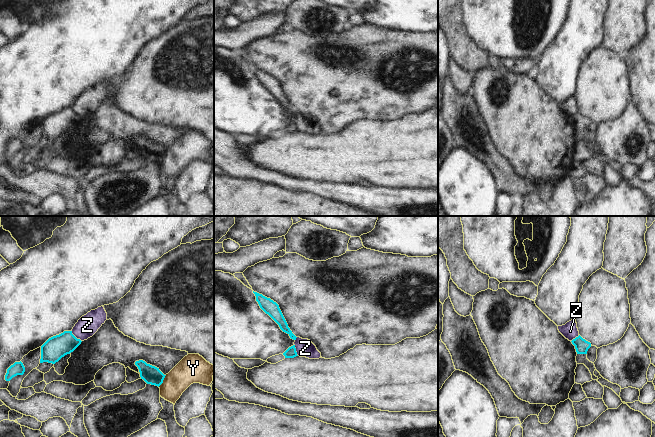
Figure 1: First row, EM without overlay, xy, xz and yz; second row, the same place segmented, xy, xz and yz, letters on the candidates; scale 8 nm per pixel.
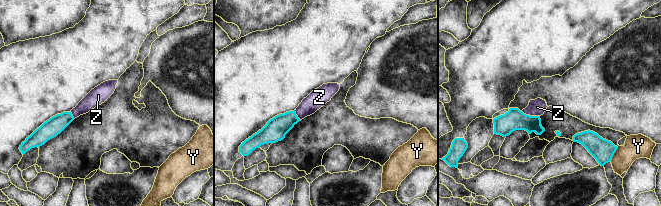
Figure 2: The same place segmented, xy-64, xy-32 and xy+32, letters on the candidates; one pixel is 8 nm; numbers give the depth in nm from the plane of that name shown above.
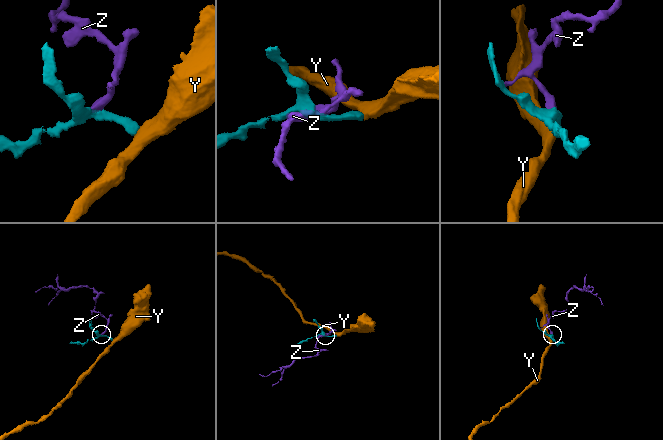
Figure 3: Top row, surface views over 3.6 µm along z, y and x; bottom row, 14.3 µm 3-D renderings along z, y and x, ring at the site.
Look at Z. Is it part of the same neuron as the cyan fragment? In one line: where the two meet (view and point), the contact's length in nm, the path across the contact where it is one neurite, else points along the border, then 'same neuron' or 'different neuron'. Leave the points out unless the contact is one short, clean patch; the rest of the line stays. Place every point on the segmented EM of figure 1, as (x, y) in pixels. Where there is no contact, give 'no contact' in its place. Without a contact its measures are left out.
xy (74, 336) | 130 nm | along xy (71, 330), (81, 341) | different neuron

